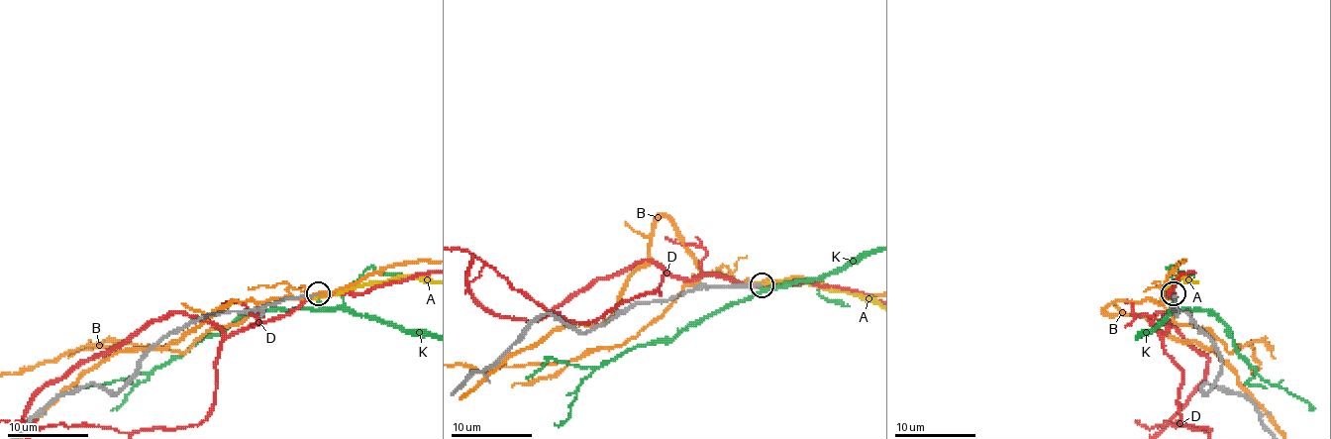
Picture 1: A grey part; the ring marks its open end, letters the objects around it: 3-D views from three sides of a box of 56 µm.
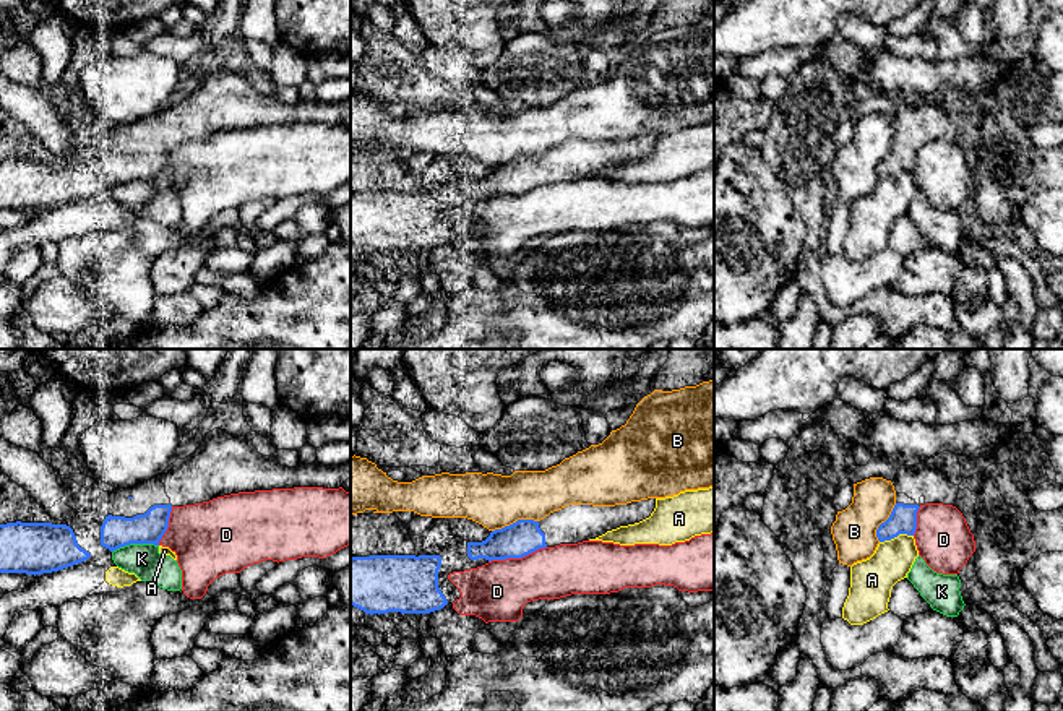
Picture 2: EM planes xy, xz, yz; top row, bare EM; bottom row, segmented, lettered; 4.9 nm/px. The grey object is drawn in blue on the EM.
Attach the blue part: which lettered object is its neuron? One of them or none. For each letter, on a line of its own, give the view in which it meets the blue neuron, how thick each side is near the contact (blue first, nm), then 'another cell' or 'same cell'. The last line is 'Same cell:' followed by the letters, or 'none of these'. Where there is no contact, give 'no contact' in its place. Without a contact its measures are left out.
A: yz | 140/220 nm | another cell
B: xz | 170/260 nm | another cell
D: xz | 170/300 nm | another cell
K: xy | 160/160 nm | another cell
Same cell: none of these

